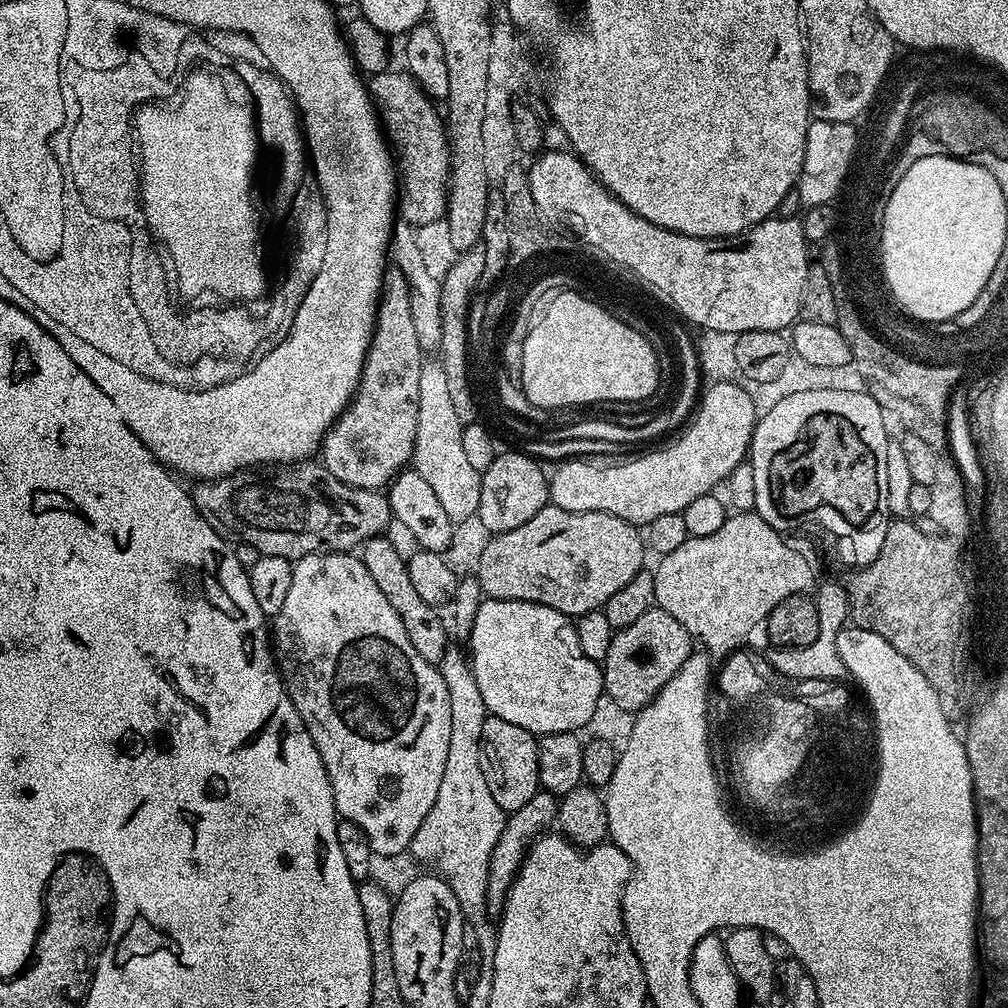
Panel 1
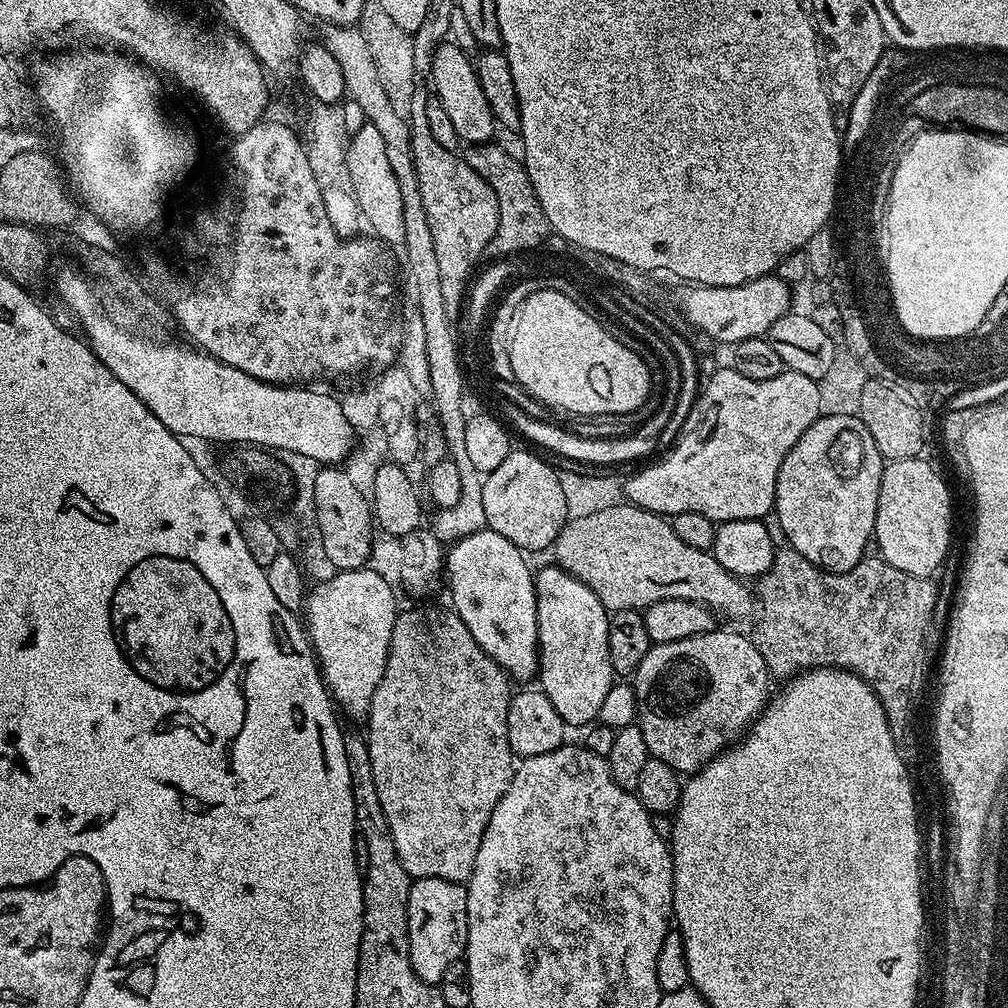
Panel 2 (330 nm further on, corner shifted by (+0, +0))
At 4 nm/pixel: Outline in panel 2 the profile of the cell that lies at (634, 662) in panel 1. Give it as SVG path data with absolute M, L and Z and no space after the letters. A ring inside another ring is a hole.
M713 630L678 642L653 644L630 677L636 695L635 723L640 725L651 759L666 762L677 774L691 774L725 748L737 743L770 699L770 673L747 635Z

